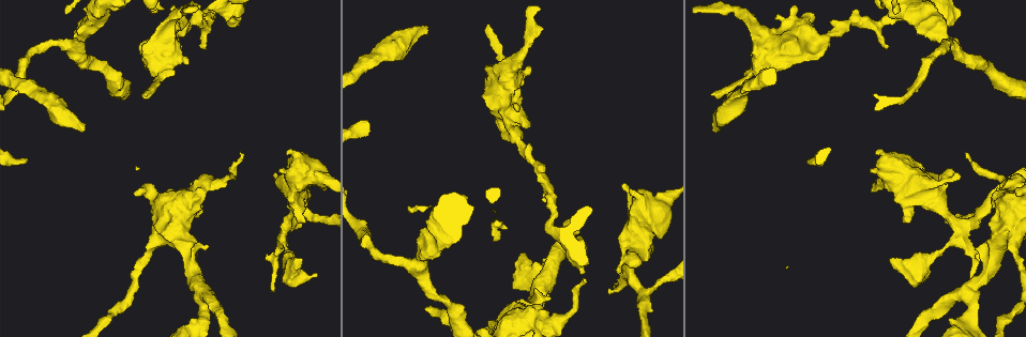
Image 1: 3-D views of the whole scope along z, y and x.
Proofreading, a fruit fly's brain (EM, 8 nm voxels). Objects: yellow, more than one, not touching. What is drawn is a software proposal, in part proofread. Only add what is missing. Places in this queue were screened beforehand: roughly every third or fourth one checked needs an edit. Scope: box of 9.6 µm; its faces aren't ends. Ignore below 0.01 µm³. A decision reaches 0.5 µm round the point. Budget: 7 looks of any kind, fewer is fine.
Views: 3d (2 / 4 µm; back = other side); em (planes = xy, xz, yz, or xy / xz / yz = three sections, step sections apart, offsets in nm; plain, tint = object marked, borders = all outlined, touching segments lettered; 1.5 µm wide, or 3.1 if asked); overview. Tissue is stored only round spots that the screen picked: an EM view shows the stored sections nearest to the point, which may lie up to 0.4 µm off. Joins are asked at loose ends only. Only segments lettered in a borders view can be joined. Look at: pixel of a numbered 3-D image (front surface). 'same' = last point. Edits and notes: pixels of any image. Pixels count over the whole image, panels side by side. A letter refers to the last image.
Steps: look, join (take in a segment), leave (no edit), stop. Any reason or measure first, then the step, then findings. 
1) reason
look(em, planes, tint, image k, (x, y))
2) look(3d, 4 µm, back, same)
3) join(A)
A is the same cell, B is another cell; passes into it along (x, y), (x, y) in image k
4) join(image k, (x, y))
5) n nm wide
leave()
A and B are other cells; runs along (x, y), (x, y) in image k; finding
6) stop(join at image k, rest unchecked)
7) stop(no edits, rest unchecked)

thick end
look(em, planes, borders, image 1, (714, 132))

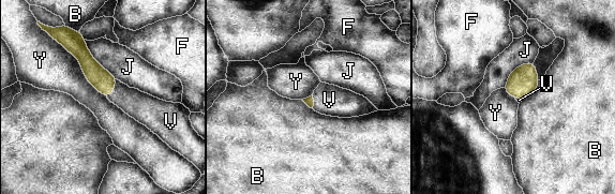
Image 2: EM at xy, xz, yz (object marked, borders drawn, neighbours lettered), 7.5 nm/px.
Y touches over 550 nm
join(V)
V is the same cell, B, F, J and Y are other cells; passes into it along (104, 81), (114, 88), (141, 106) in image 2; the neuron continues

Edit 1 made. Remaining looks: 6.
look(em, planes, borders, image 1, (812, 158))

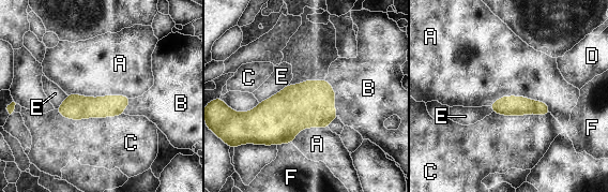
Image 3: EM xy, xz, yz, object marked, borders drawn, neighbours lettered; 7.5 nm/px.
C touches over 500 nm
join(B)
B is the same cell, A, C, D, E and F are other cells; the neuron continues

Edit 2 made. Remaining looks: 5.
redraw
look(overview)

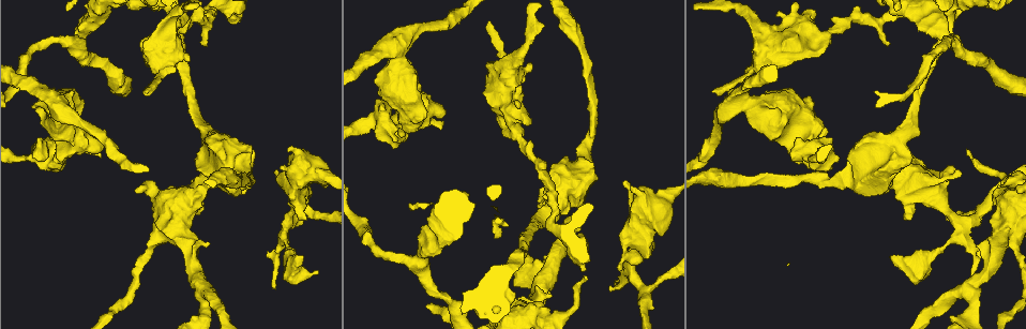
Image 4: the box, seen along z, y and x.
an open end
look(3d, 4 µm, image 4, (545, 196))

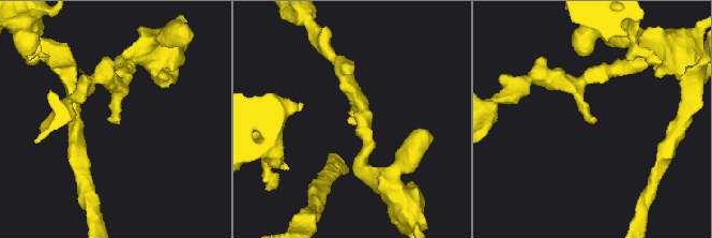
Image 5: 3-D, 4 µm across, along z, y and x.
look(em, planes, plain, image 5, (595, 119))

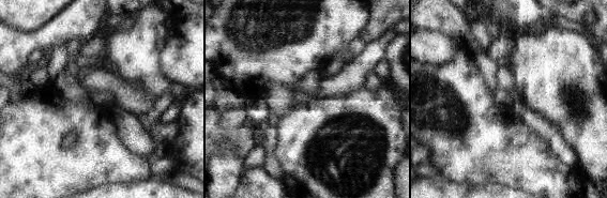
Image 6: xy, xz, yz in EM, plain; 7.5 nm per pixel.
look(em, planes, borders, same)

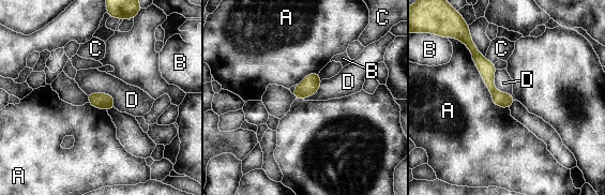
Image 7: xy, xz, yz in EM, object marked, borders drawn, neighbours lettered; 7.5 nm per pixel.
leave()
A, B, C and D are other cells; runs along (472, 48), (507, 105) in image 7; no lettered segment goes on from it

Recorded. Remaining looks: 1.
stop(join at image 2, join at image 3, rest unchecked)

